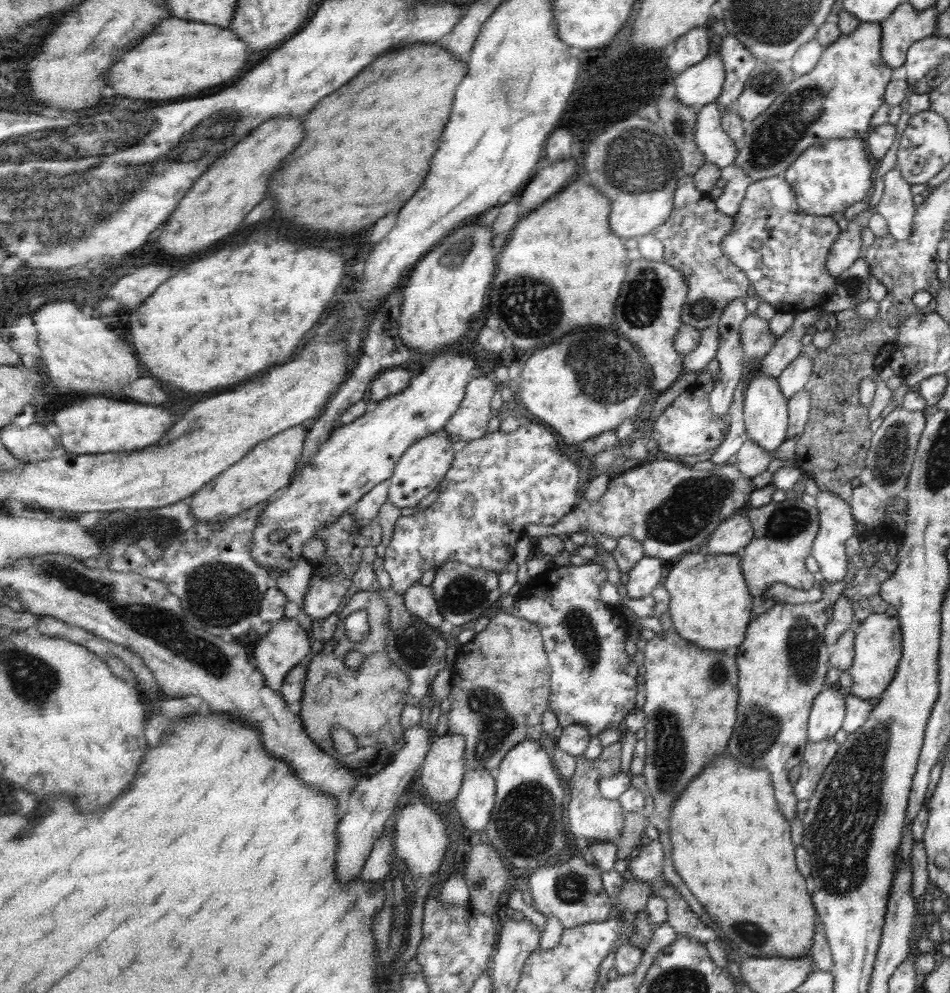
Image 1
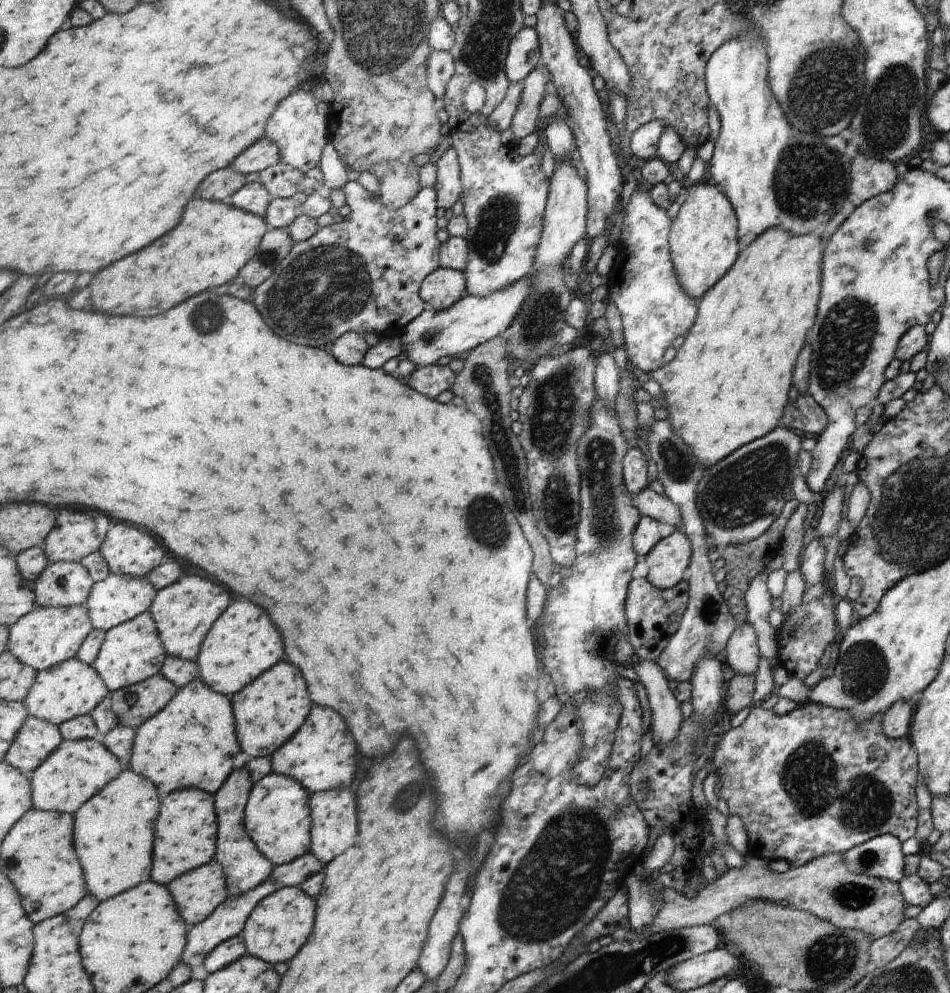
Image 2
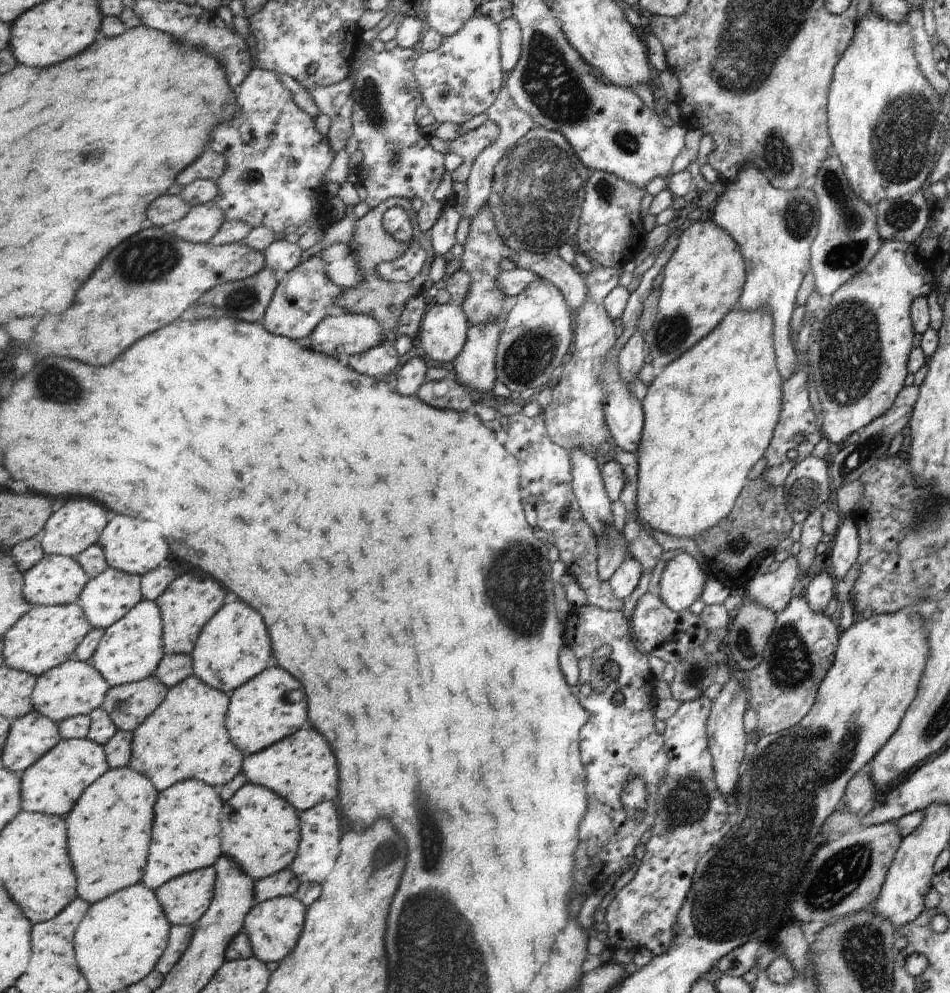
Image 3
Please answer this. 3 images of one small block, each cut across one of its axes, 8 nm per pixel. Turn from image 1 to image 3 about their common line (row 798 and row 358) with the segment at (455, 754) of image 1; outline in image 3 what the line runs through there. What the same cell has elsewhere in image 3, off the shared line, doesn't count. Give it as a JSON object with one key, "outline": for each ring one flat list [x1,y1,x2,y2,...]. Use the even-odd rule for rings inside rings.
{"outline":[[456,302,434,305,422,323,421,346,435,364,453,364,469,339,471,322,463,306]]}

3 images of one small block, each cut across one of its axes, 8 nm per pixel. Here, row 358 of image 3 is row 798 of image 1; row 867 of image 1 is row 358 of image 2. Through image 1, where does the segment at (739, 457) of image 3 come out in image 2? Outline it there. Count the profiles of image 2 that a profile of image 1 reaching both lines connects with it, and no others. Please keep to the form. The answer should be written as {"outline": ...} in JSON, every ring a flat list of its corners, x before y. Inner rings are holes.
{"outline":[[774,228,774,230,766,230,762,234,762,240,754,240,754,244,750,243,738,256,737,262,733,264,729,272,726,272,726,280,718,280,709,291,701,296,698,303,698,320,696,326,687,334,685,343,679,348,676,358,667,365,664,365,654,372,645,372,650,379,654,379,661,385,665,393,663,404,670,413,669,419,672,420,674,432,694,450,694,454,698,456,705,468,716,464,741,446,752,442,753,440,766,436,778,427,778,421,784,414,788,400,788,392,790,392,790,380,792,380,792,370,796,364,796,356,804,344,806,332,810,330,810,326,814,324,814,316,816,316,816,304,818,304,818,294,820,294,820,278,822,278,822,261,825,242,820,240,819,231,810,232,802,236,790,236,784,228]]}

